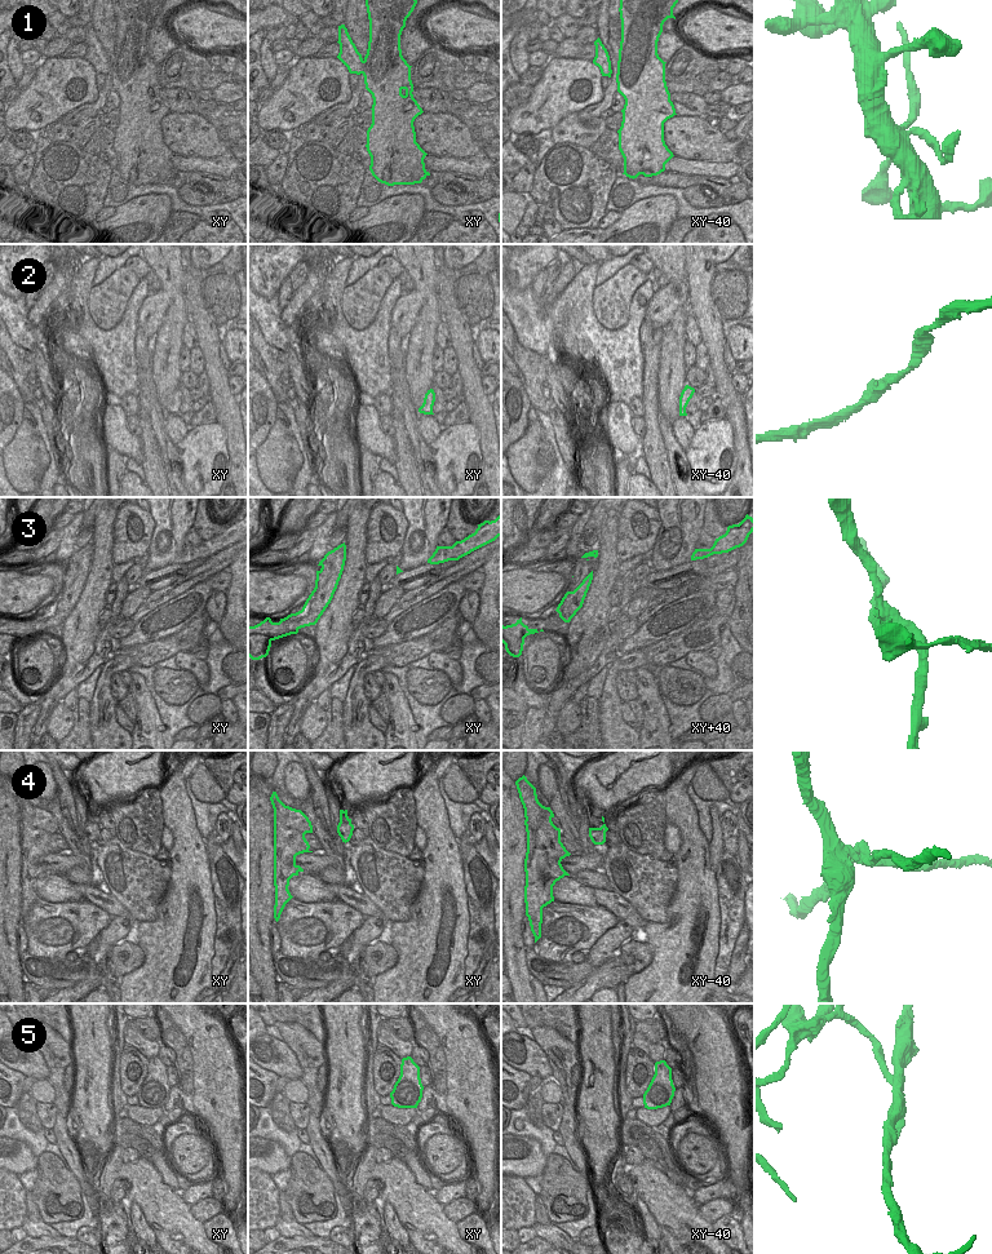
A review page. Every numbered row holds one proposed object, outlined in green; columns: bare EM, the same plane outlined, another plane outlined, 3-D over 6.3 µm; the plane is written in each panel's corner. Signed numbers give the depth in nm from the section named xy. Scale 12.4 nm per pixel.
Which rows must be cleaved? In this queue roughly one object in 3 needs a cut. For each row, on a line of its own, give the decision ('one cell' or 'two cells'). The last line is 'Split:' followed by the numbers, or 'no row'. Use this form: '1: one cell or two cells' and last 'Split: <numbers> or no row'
1: one cell
2: one cell
3: two cells
4: two cells
5: two cells
Split: 3, 4, 5

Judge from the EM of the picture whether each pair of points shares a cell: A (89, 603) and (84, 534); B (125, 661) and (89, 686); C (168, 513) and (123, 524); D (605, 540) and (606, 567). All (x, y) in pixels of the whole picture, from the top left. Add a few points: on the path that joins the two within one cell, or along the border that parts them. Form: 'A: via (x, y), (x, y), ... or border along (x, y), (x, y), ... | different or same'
A: border along (91, 527), (92, 541) | different
B: border along (105, 664), (89, 701) | different
C: border along (149, 510), (154, 522), (154, 531), (147, 546) | different
D: via (606, 546), (606, 561) | same

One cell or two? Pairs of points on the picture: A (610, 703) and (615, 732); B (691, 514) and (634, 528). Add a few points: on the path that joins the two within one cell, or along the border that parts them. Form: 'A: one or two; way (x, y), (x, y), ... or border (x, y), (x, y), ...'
A: one; way (610, 710), (611, 725)
B: two; border (658, 510), (660, 528), (651, 550)

